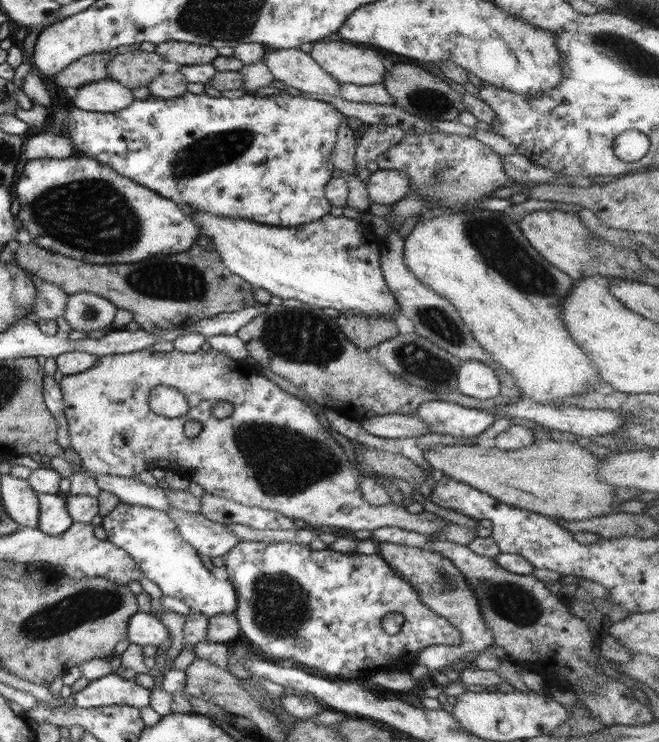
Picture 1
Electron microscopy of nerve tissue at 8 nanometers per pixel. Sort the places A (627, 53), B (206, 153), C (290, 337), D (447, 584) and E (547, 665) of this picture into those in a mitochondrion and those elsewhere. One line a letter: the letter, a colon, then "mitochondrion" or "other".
A: mitochondrion
B: mitochondrion
C: mitochondrion
D: mitochondrion
E: other

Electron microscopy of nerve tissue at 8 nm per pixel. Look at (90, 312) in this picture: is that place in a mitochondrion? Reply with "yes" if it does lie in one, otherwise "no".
yes

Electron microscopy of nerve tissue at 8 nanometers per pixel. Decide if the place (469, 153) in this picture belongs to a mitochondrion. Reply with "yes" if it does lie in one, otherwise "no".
no

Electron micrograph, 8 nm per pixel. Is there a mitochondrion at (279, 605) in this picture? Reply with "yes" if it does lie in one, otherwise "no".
yes

